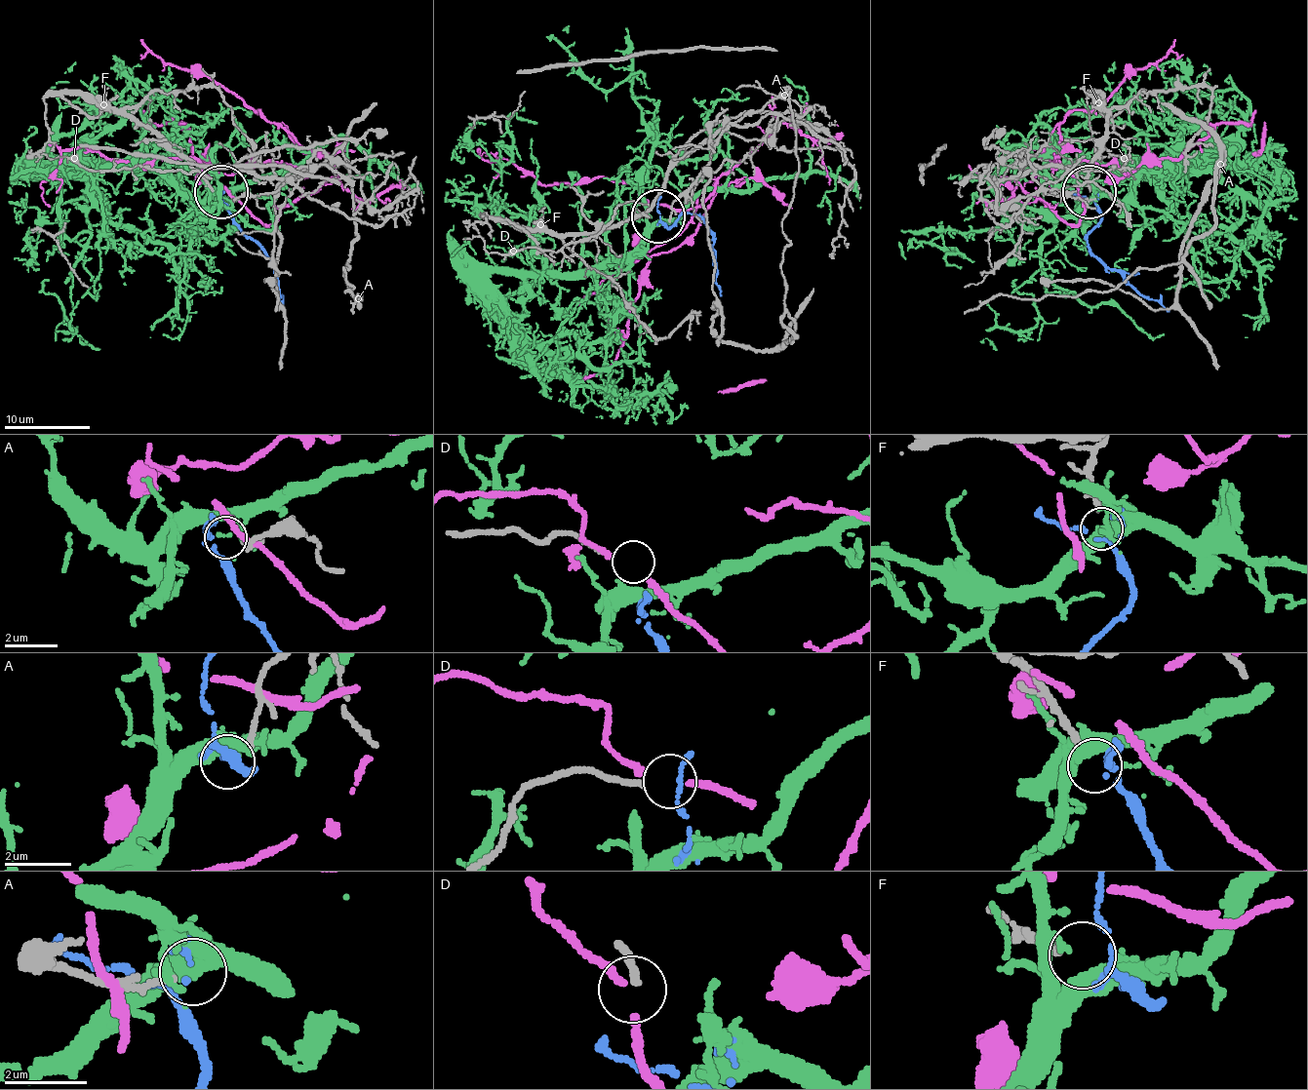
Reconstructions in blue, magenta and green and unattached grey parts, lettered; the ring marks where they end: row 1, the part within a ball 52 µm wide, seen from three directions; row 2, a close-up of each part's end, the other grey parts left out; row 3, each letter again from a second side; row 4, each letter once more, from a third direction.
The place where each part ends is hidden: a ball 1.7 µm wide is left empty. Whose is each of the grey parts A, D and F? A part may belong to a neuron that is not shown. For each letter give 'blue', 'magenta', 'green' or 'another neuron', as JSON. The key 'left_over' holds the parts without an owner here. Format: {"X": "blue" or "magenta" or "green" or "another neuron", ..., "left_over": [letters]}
{"A": "another neuron", "D": "magenta", "F": "blue", "left_over": ["A"]}

